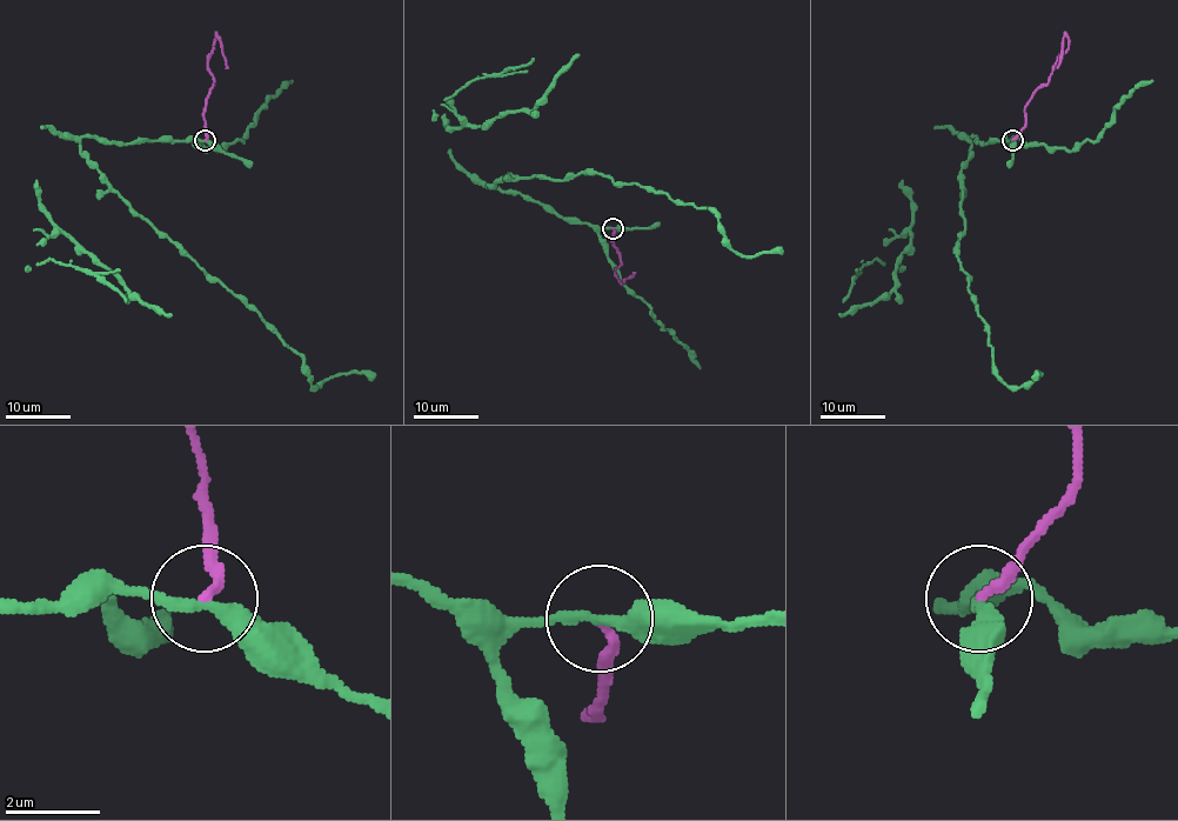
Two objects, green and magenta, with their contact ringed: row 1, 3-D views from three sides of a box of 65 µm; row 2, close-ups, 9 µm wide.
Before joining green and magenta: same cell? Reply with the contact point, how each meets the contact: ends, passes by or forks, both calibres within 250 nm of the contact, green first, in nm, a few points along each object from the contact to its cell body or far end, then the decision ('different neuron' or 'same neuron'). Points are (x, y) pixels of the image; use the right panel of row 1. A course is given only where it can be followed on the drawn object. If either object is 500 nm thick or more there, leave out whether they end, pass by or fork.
(1012, 140) | green passes by | magenta ends | 280/200 nm | green via (1012, 141), (969, 139), (958, 262), (985, 324), (994, 372), (1010, 386), (1041, 375), (1032, 376) | magenta via (1012, 139), (1025, 124), (1025, 104), (1049, 81), (1055, 62), (1068, 47), (1066, 37), (1056, 68) | different neuron

